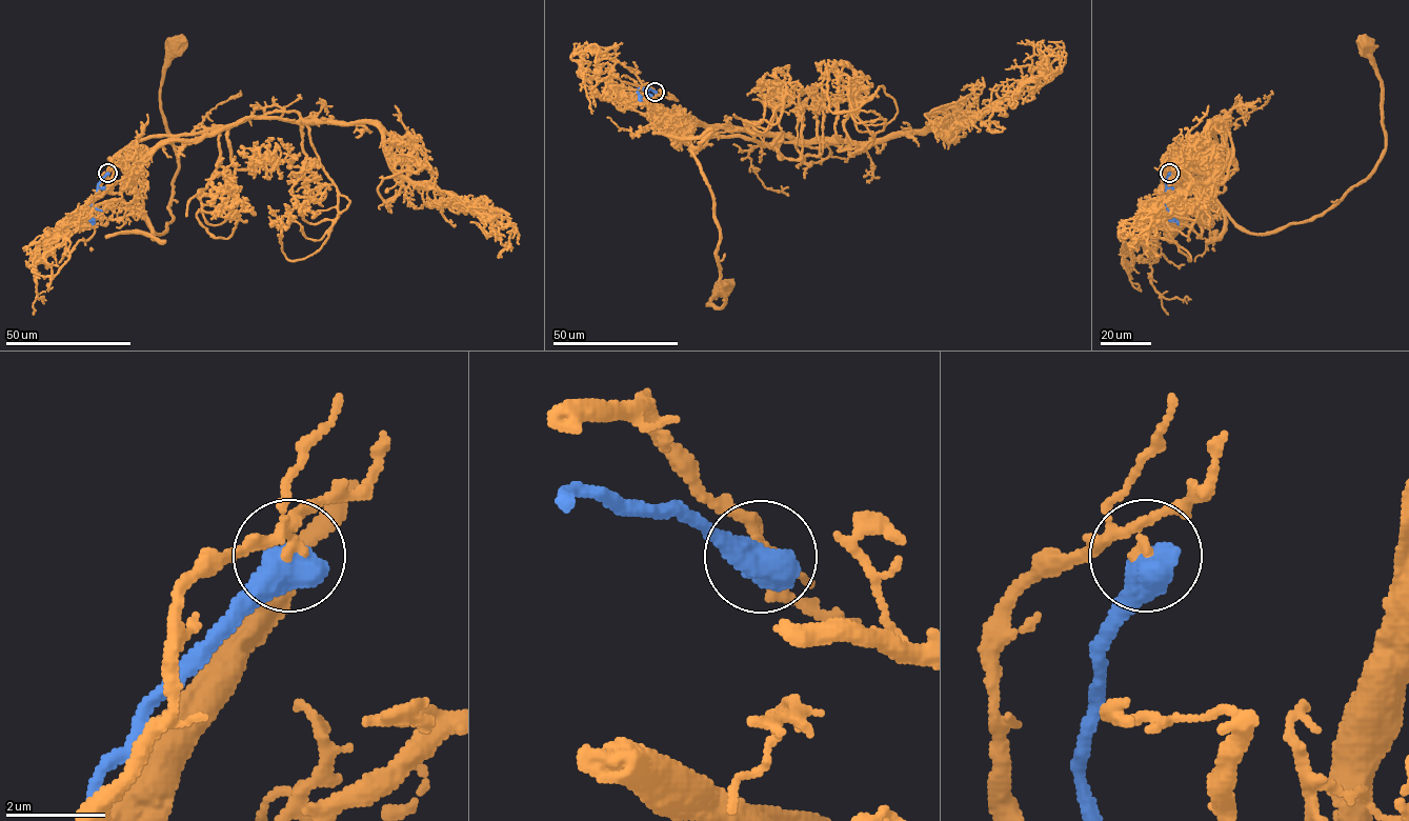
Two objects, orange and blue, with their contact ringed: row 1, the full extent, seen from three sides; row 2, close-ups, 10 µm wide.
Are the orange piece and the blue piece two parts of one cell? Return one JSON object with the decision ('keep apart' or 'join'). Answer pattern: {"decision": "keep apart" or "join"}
{"decision": "keep apart"}

